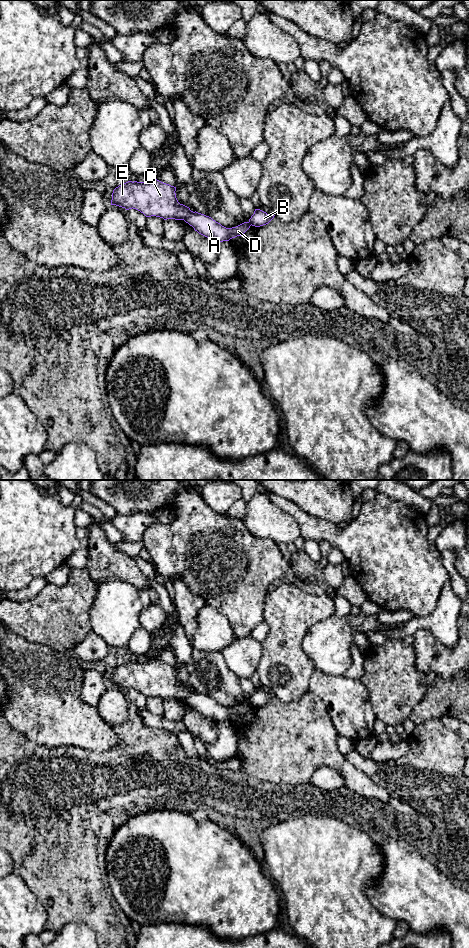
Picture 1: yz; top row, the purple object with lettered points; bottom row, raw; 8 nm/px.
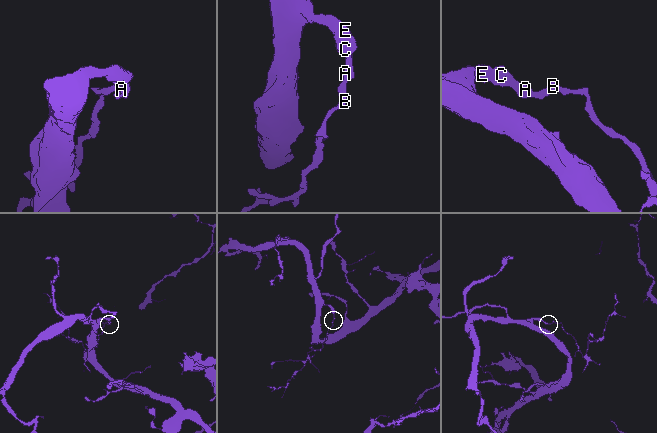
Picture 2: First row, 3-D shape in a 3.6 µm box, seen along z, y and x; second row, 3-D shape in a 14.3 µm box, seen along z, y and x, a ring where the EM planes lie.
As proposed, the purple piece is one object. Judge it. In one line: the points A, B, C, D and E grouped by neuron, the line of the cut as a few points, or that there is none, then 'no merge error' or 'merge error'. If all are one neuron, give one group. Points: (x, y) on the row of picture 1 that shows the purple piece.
A C D E / B | yz (249, 221), (251, 224) | merge error

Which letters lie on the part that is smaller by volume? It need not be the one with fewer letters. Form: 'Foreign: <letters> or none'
Foreign: B

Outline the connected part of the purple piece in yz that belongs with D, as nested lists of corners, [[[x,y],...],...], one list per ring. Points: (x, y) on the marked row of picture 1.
[[[157,179],[128,181],[113,190],[111,205],[126,210],[136,209],[146,217],[184,220],[199,234],[217,242],[242,236],[251,226],[250,222],[244,222],[236,227],[226,228],[211,217],[193,212],[189,207],[180,204],[175,191],[176,187]]]

